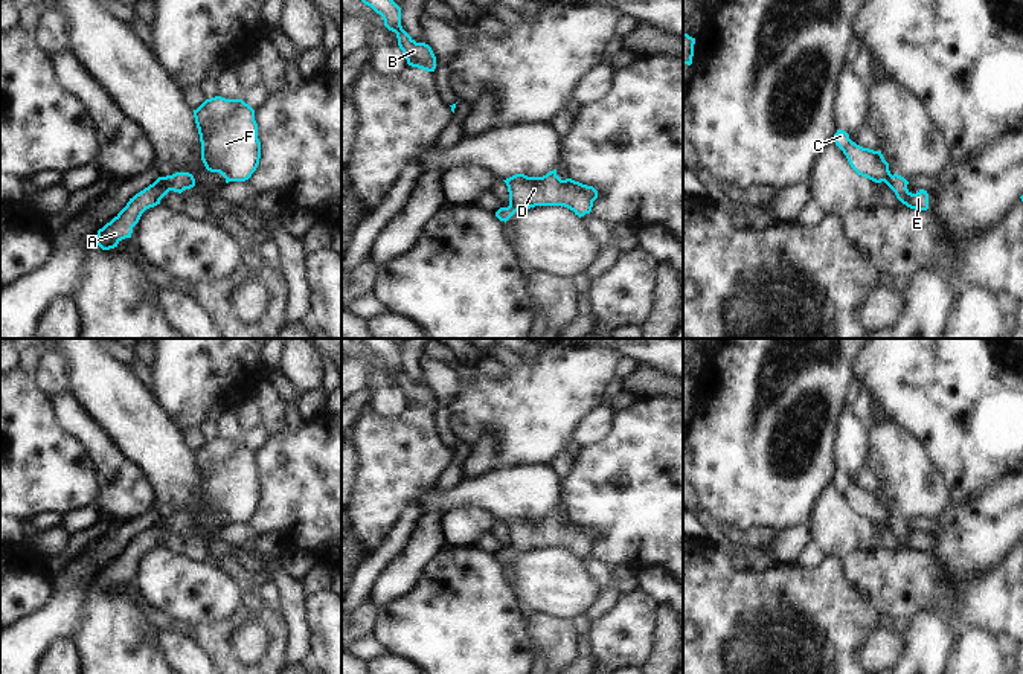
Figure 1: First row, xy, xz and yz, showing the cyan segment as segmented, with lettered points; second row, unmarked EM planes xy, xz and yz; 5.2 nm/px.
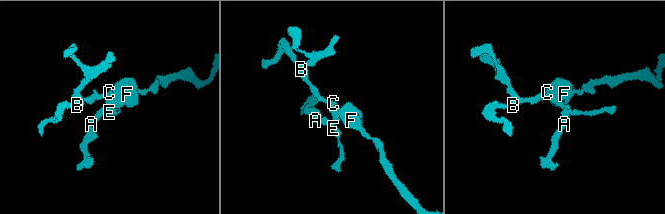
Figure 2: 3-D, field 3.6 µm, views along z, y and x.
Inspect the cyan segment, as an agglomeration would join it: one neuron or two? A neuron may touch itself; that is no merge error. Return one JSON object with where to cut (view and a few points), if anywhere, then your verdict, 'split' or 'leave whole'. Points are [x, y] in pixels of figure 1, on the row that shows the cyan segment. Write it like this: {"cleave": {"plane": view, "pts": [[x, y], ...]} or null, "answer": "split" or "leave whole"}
{"cleave": null, "answer": "leave whole"}

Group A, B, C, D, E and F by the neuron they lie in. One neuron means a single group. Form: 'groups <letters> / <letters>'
groups A B C D E F

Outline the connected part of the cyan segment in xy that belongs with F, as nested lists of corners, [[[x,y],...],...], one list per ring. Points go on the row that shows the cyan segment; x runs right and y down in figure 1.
[[[215,96],[206,99],[194,110],[195,124],[201,142],[201,160],[207,171],[220,172],[226,183],[245,181],[256,171],[261,159],[261,142],[255,110],[242,99]]]

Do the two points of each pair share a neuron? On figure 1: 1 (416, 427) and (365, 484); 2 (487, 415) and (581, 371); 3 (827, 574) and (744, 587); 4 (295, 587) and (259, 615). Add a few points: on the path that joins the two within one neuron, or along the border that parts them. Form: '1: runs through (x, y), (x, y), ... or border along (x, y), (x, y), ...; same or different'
1: runs through (406, 441), (378, 470); same
2: runs through (509, 407), (535, 407), (558, 389); same
3: runs through (807, 587), (764, 587); same
4: border along (279, 615), (284, 624), (285, 650); different

